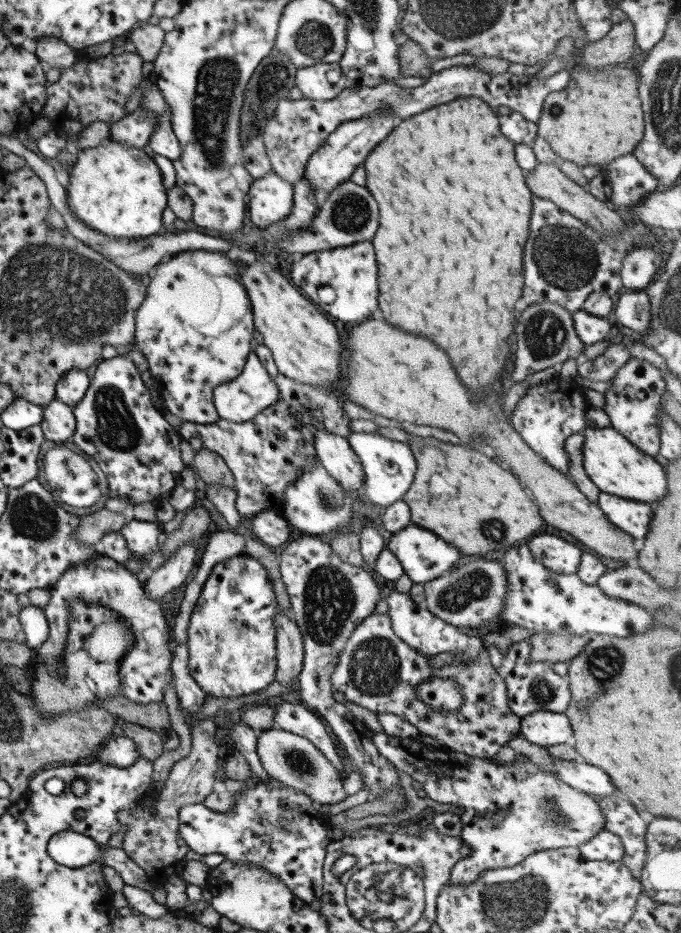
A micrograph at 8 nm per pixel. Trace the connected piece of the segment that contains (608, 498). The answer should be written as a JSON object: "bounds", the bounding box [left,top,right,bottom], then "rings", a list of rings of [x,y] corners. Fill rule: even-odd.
{"bounds":[597,491,652,538],"rings":[[[599,491],[597,505],[608,521],[633,538],[643,538],[651,522],[652,506]]]}

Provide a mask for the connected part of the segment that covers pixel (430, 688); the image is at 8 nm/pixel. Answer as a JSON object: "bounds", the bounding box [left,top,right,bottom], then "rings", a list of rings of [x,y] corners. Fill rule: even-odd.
{"bounds":[414,678,463,712],"rings":[[[424,678],[423,682],[416,684],[414,692],[423,705],[437,712],[453,712],[463,702],[458,684],[448,678]]]}

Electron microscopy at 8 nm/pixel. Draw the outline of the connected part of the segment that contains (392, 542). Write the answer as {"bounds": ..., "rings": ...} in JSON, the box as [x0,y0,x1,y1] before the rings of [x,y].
{"bounds":[386,522,463,583],"rings":[[[411,522],[391,534],[386,548],[395,555],[403,572],[413,583],[429,582],[451,571],[451,568],[458,566],[456,560],[463,556],[454,546],[447,546],[447,542],[441,540],[435,533]]]}

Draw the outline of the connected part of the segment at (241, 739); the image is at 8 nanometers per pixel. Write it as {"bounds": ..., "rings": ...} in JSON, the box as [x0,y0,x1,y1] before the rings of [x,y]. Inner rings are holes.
{"bounds":[229,721,270,783],"rings":[[[235,721],[229,727],[231,740],[234,745],[234,752],[238,752],[251,768],[251,773],[257,777],[259,783],[267,783],[270,778],[263,771],[261,763],[256,754],[257,735],[247,728],[245,724],[237,724]]]}

